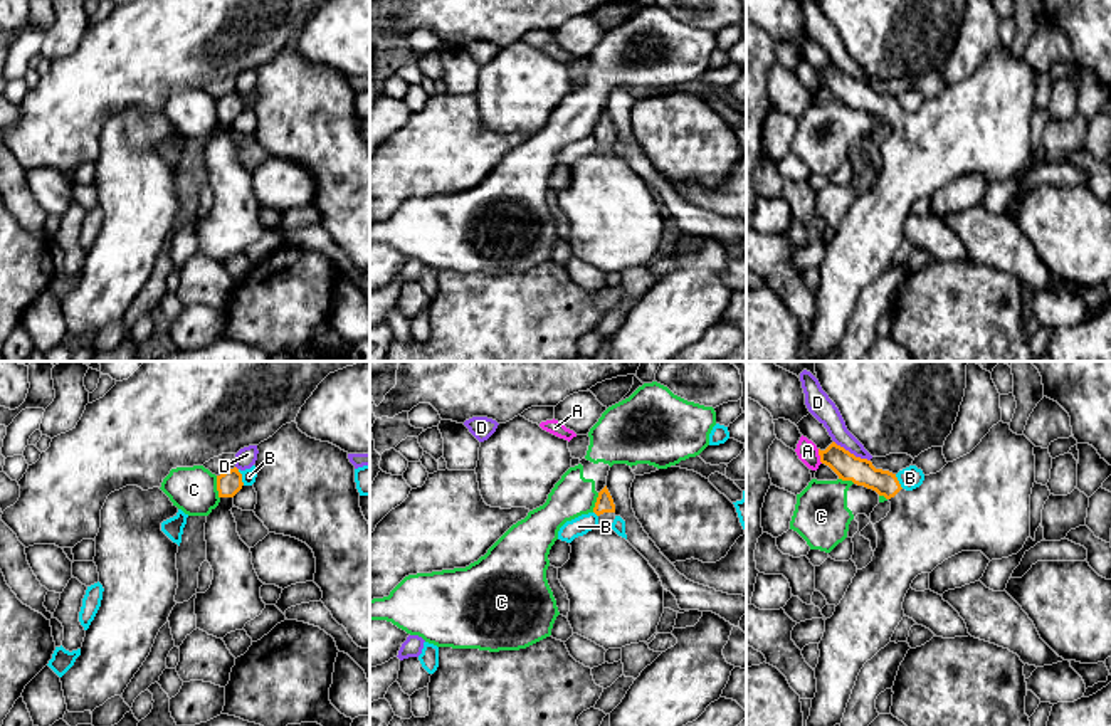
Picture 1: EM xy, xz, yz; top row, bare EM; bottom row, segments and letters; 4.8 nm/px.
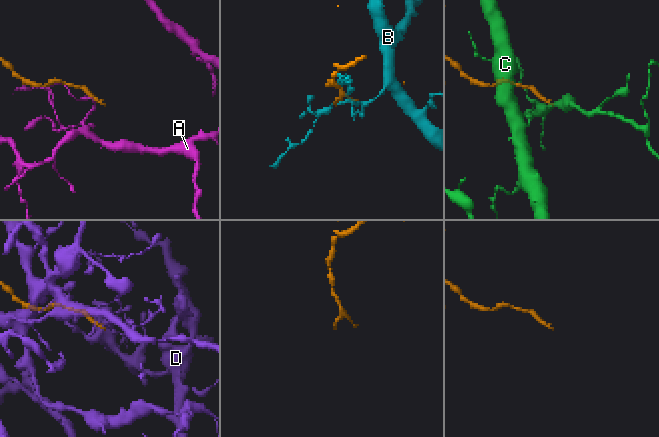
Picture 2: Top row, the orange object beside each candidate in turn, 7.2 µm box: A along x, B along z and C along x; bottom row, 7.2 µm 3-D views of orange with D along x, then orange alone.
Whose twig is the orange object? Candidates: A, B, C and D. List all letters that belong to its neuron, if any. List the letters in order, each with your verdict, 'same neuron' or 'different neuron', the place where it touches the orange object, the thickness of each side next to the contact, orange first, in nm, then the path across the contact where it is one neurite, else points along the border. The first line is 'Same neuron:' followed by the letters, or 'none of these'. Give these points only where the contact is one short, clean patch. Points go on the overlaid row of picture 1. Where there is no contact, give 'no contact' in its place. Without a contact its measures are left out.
Same neuron: none of these
A: different neuron; meets orange in yz at (819, 454); 130 nm thick on the orange side, 100 nm on the other
B: different neuron; meets orange in xy at (241, 478); 120 nm thick on the orange side, 70 nm on the other
C: different neuron; meets orange in xy at (217, 488); 120 nm thick on the orange side, 220 nm on the other; border along xy (215, 476), (219, 498)
D: different neuron; meets orange in yz at (852, 454); 130 nm thick on the orange side, 110 nm on the other

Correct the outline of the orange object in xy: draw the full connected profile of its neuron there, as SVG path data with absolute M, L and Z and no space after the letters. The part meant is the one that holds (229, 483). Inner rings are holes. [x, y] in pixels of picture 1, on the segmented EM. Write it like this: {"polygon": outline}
{"polygon": "M237 467L217 476L220 502L205 523L207 561L213 580L210 588L195 598L197 629L222 640L227 634L242 630L266 608L261 598L264 583L254 570L250 548L240 539L230 511L242 486Z"}

